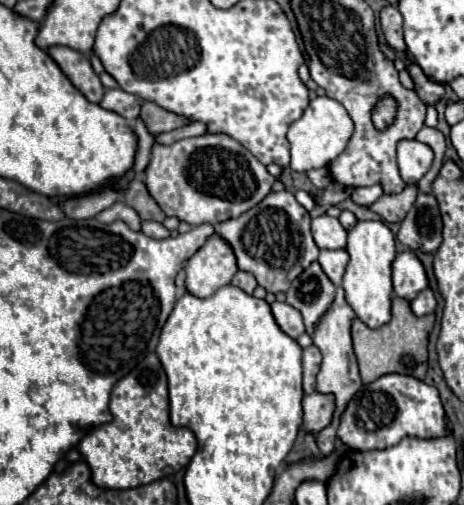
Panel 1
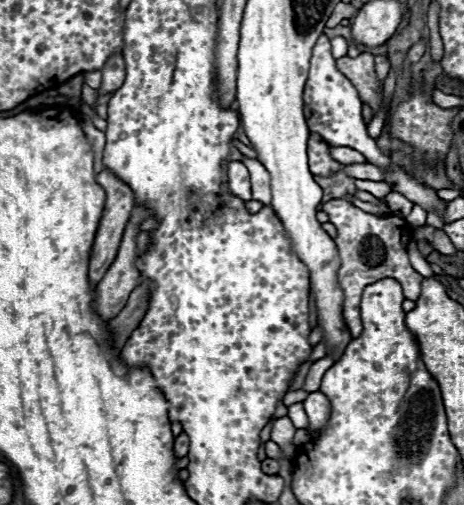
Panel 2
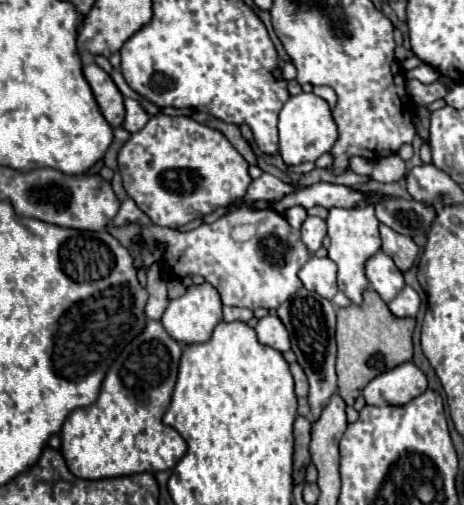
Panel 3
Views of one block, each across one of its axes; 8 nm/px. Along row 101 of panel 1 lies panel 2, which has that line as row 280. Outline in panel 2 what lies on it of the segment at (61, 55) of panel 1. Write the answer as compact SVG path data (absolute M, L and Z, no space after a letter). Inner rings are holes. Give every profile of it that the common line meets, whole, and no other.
M102 170L96 176L96 182L104 188L106 202L104 202L104 212L102 212L100 226L98 226L98 232L96 232L96 238L94 238L90 262L88 262L88 278L90 278L90 284L92 286L96 286L104 278L106 270L114 262L116 252L118 252L118 246L120 246L120 240L122 240L122 234L124 234L124 228L126 228L128 218L130 218L130 212L134 208L134 194L132 194L132 190L124 182L120 182L118 178L114 178L114 174L110 174L108 170Z

